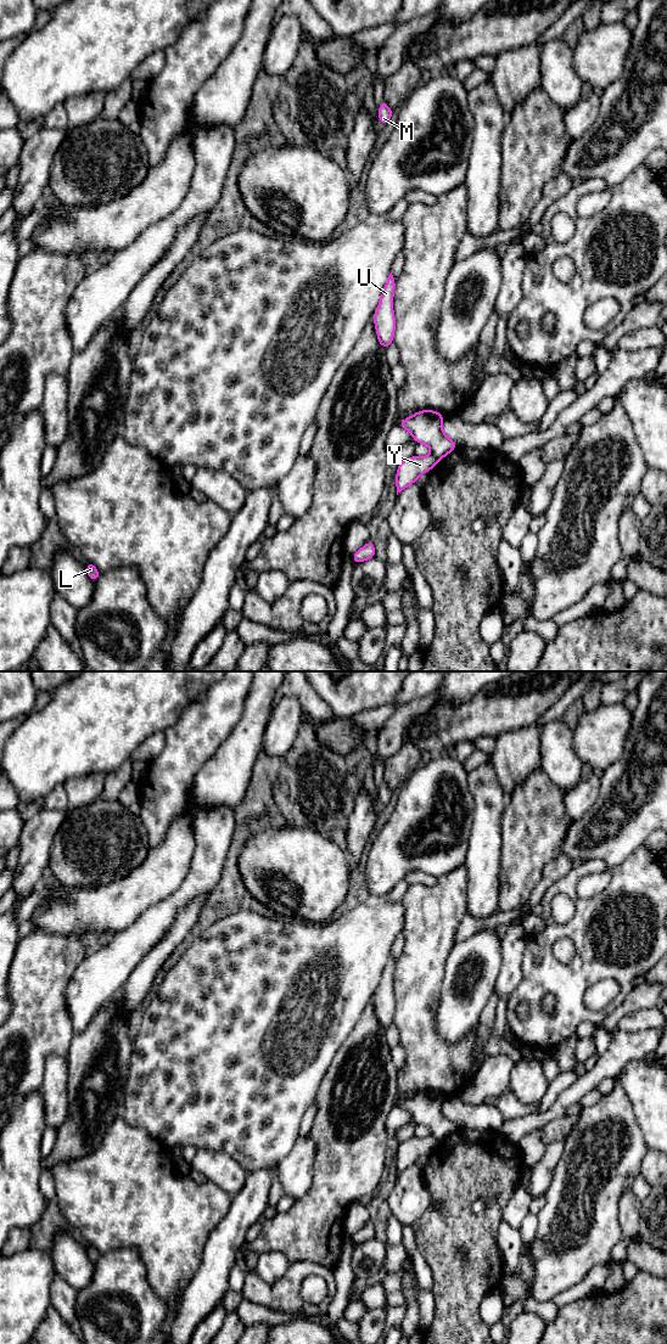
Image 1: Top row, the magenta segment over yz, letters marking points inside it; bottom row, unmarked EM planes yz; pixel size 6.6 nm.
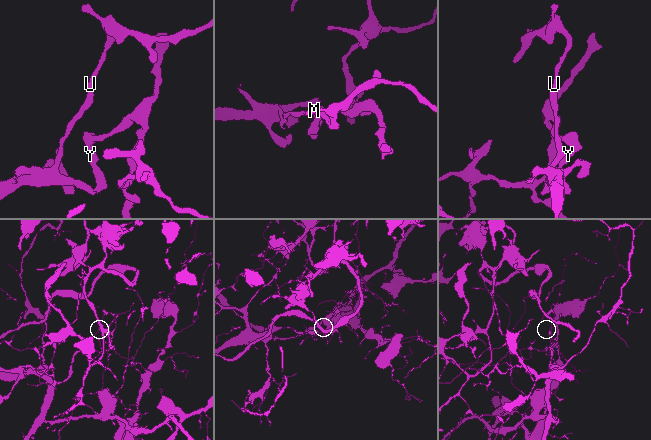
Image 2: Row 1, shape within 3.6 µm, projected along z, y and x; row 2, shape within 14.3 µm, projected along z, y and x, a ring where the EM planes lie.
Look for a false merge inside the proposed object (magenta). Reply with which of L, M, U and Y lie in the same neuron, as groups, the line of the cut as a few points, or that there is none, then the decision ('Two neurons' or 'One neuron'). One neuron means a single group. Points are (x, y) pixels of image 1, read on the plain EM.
Groups: L / M U Y. Split along yz (431, 1135), (437, 1142). Two neurons

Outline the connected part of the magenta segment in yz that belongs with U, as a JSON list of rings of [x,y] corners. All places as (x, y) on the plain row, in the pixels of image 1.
[[[391,954],[383,968],[379,988],[372,997],[379,1024],[385,1030],[387,1030],[393,1024],[393,1016],[396,1011],[396,1000],[393,995],[394,969],[396,962]]]

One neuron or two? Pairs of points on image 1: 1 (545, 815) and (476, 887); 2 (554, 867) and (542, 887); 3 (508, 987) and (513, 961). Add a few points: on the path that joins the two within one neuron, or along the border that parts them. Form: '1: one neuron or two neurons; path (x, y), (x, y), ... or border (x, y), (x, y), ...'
1: two neurons; border (503, 834), (498, 890)
2: one neuron; path (551, 872), (545, 882)
3: one neuron; path (508, 980), (511, 967)

